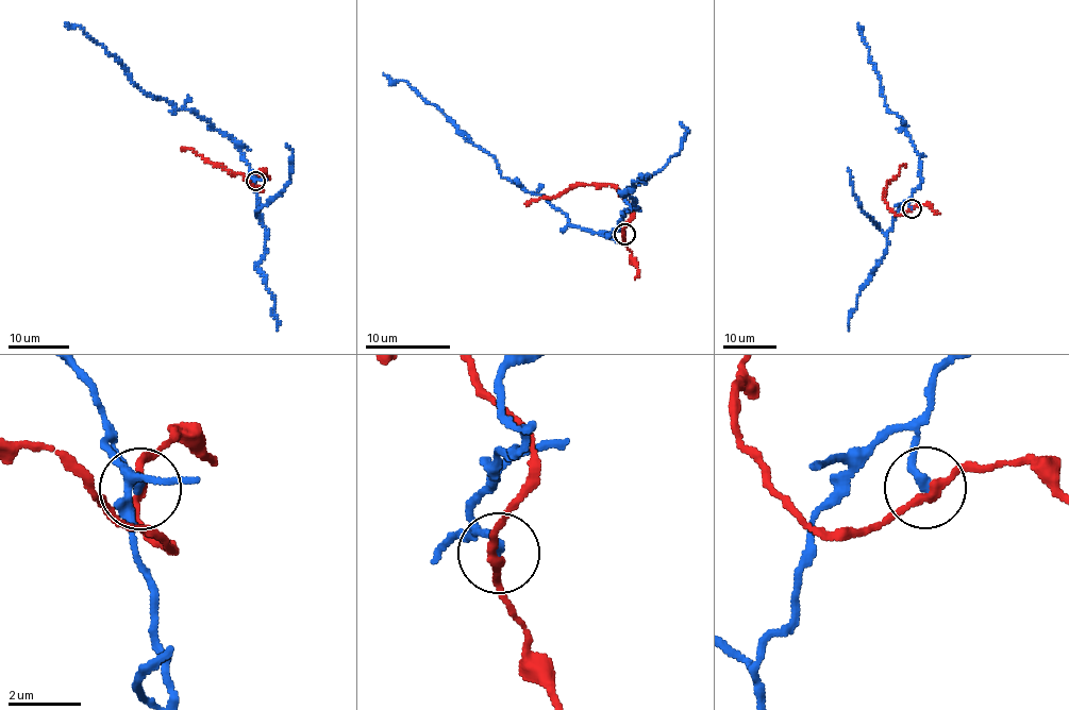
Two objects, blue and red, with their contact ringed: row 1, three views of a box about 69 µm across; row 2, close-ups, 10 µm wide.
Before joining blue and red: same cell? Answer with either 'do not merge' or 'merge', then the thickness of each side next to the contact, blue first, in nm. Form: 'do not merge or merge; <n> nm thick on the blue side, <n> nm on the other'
do not merge; 280 nm thick on the blue side, 220 nm on the other

